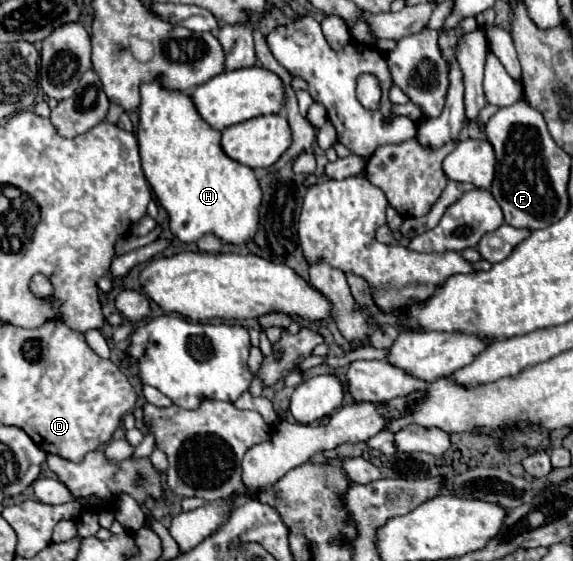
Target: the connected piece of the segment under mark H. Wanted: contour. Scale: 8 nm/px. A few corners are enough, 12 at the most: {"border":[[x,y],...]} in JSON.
{"border":[[140,84],[142,170],[182,242],[256,234],[260,184],[192,96]]}

